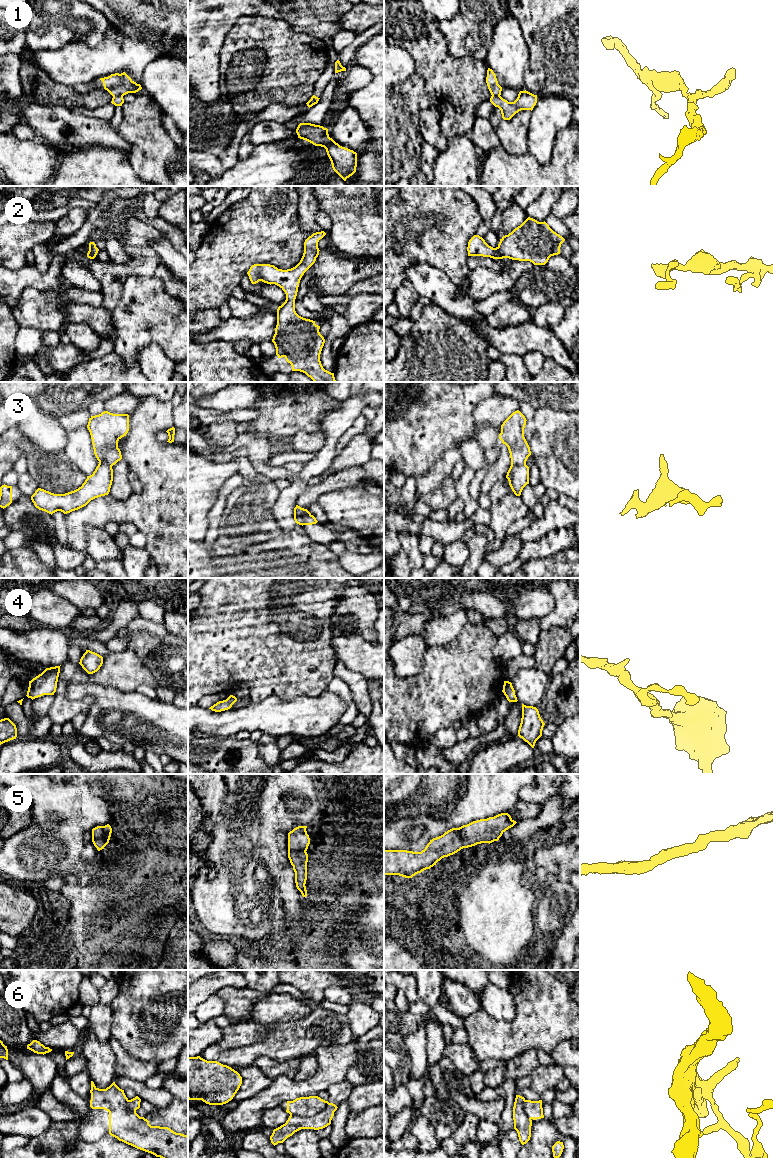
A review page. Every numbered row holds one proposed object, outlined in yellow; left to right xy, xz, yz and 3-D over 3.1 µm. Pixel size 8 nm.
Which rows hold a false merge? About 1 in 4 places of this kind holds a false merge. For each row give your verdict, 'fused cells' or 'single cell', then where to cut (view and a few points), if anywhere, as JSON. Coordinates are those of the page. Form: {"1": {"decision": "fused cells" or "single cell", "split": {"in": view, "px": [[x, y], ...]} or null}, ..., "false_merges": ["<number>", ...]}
{"1": {"decision": "fused cells", "split": {"in": "xy", "px": [[113, 95], [122, 96]]}}, "2": {"decision": "single cell", "split": null}, "3": {"decision": "fused cells", "split": {"in": "xz", "px": [[294, 514], [311, 515]]}}, "4": {"decision": "single cell", "split": null}, "5": {"decision": "single cell", "split": null}, "6": {"decision": "fused cells", "split": {"in": "xz", "px": [[329, 1103], [312, 1116], [290, 1115]]}}, "false_merges": ["1", "3", "6"]}

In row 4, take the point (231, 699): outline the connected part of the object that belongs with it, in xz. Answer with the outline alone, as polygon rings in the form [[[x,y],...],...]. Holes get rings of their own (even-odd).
[[[230,695],[226,700],[217,702],[213,706],[211,706],[209,709],[215,712],[225,711],[230,709],[236,701],[237,701],[237,698],[233,695]]]

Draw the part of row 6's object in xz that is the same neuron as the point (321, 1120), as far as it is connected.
[[[329,1103],[323,1111],[313,1117],[290,1115],[285,1124],[273,1130],[270,1136],[271,1143],[274,1146],[278,1143],[283,1143],[288,1137],[301,1129],[319,1130],[327,1127],[331,1124],[331,1120],[337,1108],[335,1104]]]

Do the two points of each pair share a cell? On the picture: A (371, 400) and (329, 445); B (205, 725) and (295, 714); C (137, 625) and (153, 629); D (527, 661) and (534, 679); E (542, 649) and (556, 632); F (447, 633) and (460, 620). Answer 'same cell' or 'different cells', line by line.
A: different cells
B: same cell
C: same cell
D: different cells
E: same cell
F: same cell

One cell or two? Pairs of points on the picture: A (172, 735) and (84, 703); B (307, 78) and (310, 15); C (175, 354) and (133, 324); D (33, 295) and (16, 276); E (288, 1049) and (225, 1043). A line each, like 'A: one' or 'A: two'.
A: two
B: two
C: one
D: two
E: two

